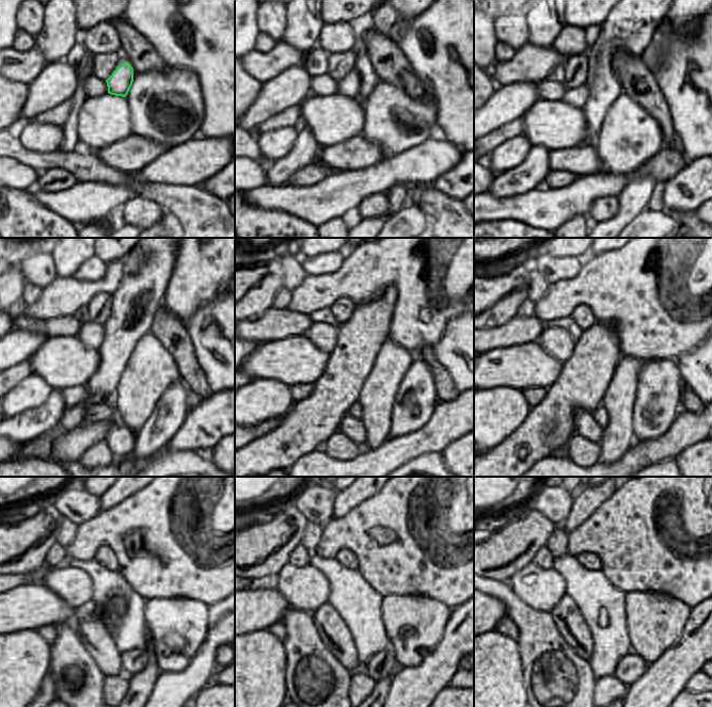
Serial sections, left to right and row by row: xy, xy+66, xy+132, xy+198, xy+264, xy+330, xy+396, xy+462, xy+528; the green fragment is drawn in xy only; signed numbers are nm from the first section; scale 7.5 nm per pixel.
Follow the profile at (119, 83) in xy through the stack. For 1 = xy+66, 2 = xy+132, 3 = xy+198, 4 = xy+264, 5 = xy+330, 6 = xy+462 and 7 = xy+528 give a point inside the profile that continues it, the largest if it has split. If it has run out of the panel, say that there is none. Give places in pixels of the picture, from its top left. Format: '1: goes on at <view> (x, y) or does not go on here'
1: goes on at xy+66 (351, 86)
2: goes on at xy+132 (575, 97)
3: goes on at xy+198 (92, 334)
4: goes on at xy+264 (325, 335)
5: goes on at xy+330 (557, 342)
6: goes on at xy+462 (306, 589)
7: goes on at xy+528 (541, 589)

